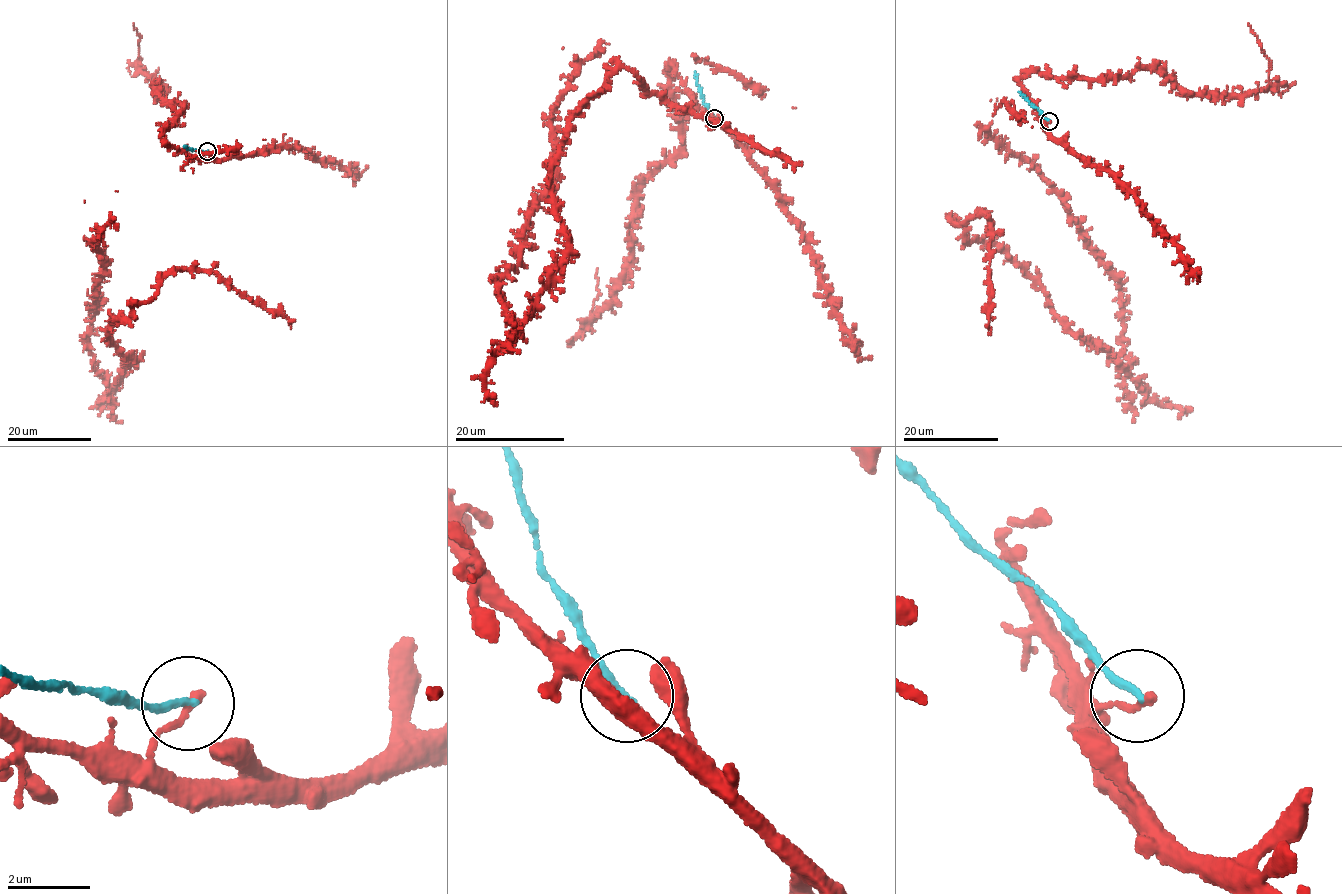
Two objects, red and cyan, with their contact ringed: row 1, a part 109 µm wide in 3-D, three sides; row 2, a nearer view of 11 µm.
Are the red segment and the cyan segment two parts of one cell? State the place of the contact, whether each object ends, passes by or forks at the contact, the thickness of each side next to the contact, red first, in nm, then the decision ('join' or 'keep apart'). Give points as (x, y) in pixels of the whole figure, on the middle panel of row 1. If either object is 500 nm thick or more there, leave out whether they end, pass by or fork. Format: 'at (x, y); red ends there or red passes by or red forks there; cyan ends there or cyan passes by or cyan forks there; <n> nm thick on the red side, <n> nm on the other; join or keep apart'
at (714, 118); red ends there; cyan ends there; 200 nm thick on the red side, 160 nm on the other; keep apart

